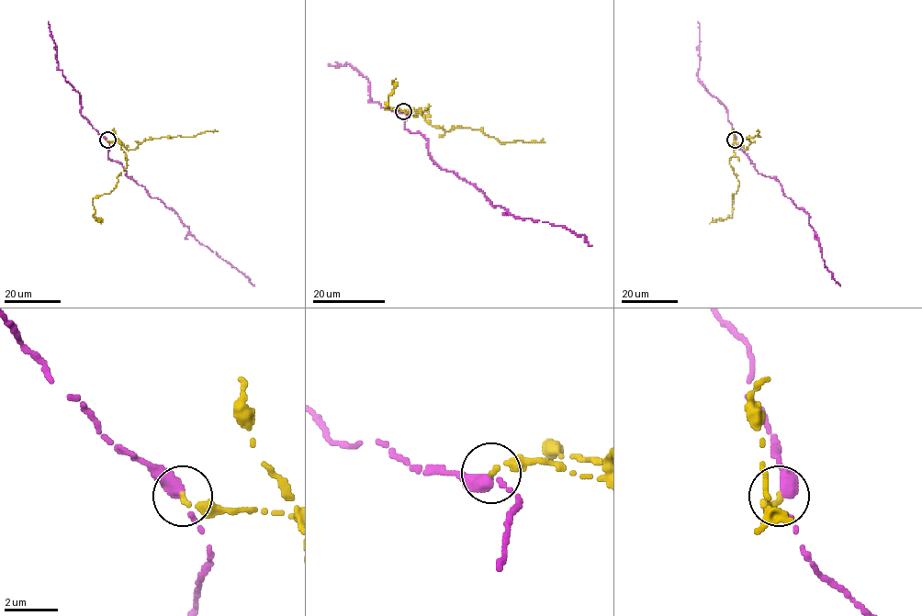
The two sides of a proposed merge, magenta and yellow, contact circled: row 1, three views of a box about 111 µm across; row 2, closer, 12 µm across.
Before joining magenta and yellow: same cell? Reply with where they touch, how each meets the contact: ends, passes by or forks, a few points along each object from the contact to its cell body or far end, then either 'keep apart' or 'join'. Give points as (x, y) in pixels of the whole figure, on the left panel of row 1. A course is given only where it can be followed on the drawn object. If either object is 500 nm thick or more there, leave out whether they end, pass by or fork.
place (107, 140); magenta passes by; yellow ends; course magenta (106, 140), (107, 156), (121, 163), (129, 177), (144, 187), (151, 196), (172, 208), (189, 233), (254, 285); course yellow (106, 140), (118, 142), (127, 166), (117, 176), (116, 186), (109, 193), (94, 197), (94, 215), (100, 224); keep apart

